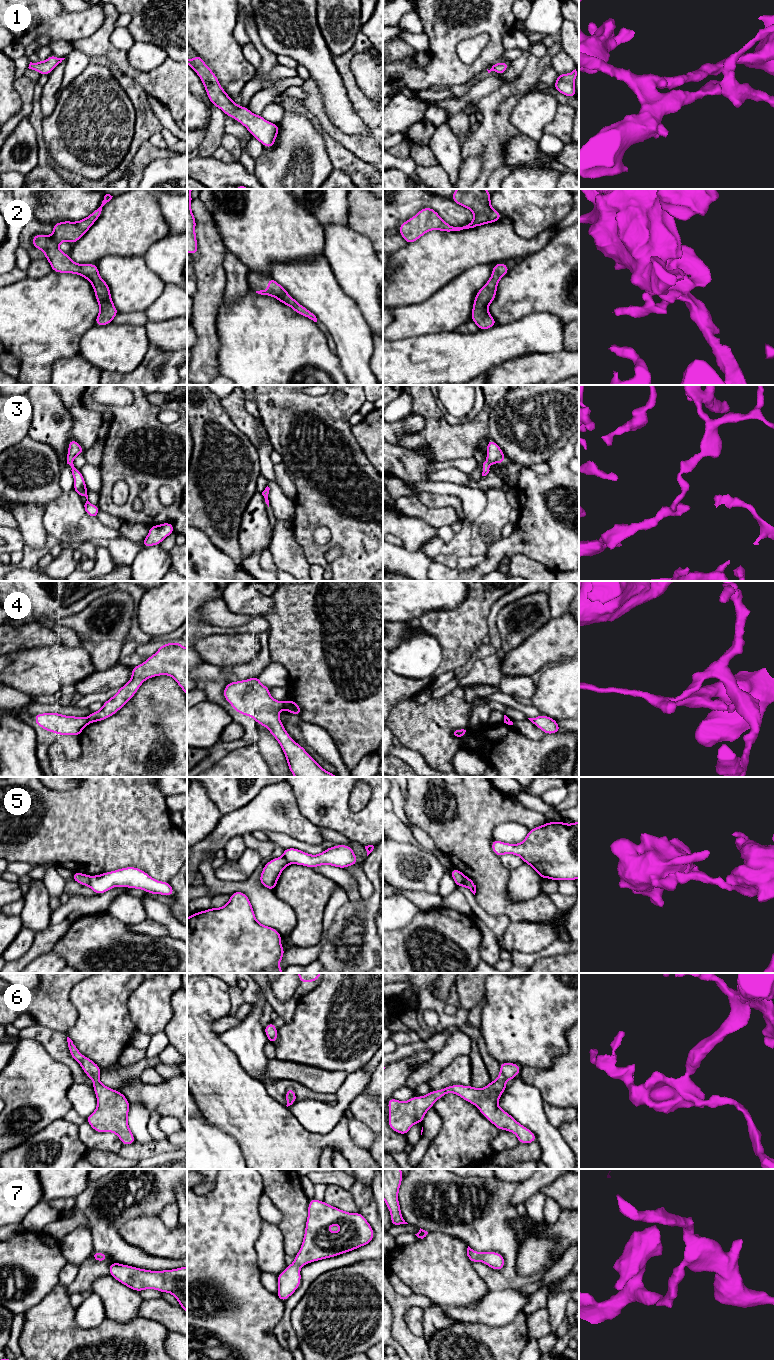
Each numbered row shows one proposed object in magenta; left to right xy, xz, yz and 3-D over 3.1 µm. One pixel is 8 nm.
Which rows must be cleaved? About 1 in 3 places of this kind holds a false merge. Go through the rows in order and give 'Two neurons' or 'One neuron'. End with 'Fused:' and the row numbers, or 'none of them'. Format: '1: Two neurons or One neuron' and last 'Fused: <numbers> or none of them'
1: One neuron
2: One neuron
3: One neuron
4: Two neurons
5: Two neurons
6: One neuron
7: One neuron
Fused: 4, 5

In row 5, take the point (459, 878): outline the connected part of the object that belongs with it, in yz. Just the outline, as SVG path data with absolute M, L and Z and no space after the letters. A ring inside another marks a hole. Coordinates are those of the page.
M453 867L450 874L456 883L457 888L460 886L466 887L465 875L460 870Z

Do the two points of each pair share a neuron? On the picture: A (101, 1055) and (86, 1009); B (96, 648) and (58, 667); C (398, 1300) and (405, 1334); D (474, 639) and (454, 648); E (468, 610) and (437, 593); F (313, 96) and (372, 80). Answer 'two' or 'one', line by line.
A: one
B: two
C: one
D: one
E: two
F: two

